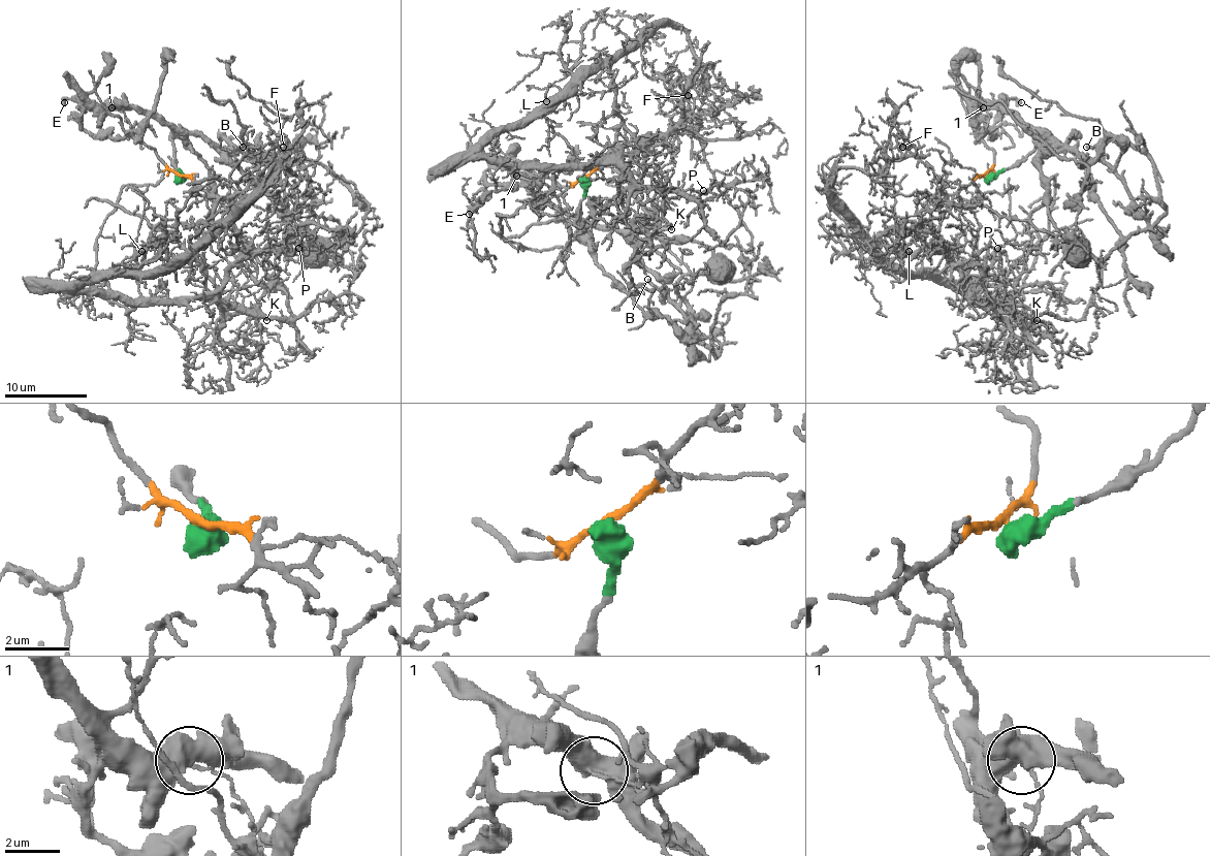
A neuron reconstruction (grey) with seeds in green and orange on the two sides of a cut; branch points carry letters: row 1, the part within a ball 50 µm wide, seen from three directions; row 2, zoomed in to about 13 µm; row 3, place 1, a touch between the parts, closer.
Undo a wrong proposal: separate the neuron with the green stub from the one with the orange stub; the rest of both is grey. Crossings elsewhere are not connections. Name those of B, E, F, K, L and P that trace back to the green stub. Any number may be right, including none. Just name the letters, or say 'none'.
B, E

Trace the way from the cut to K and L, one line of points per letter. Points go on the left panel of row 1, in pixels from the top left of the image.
K: (179, 175), (216, 199), (210, 230), (162, 265), (96, 272), (77, 286), (239, 309), (257, 300), (267, 319)
L: (179, 175), (187, 175), (216, 199), (208, 232), (174, 263), (168, 263), (166, 251), (158, 247), (141, 251)

